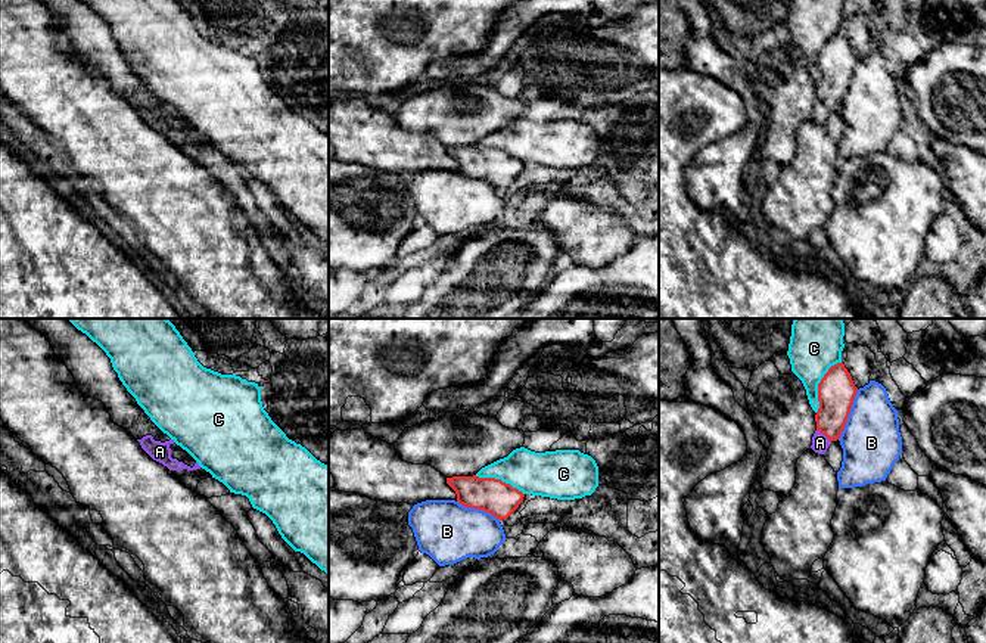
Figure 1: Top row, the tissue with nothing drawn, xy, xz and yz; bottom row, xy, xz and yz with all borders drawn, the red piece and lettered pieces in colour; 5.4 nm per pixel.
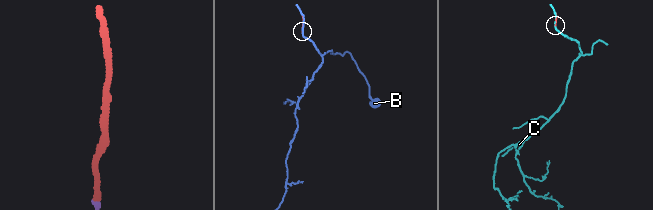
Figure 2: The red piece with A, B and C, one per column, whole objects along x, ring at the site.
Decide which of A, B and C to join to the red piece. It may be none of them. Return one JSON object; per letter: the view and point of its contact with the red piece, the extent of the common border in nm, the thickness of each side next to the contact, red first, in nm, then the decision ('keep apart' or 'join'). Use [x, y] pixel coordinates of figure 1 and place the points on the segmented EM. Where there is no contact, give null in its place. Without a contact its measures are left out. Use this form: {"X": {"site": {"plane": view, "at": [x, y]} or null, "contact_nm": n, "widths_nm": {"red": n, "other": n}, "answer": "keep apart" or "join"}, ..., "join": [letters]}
{"A": {"site": {"plane": "yz", "at": [824, 434]}, "contact_nm": 100, "widths_nm": {"red": 200, "other": 100}, "answer": "join"}, "B": {"site": {"plane": "yz", "at": [848, 415]}, "contact_nm": 300, "widths_nm": {"red": 200, "other": 320}, "answer": "keep apart"}, "C": {"site": {"plane": "yz", "at": [818, 385]}, "contact_nm": 320, "widths_nm": {"red": 200, "other": 280}, "answer": "keep apart"}, "join": ["A"]}

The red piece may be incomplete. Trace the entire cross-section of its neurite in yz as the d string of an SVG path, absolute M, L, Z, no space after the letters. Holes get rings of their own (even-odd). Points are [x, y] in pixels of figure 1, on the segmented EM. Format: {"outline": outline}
{"outline": "M843 363L831 366L824 375L818 383L819 409L811 445L815 453L825 454L828 445L840 438L856 392L858 388Z"}

